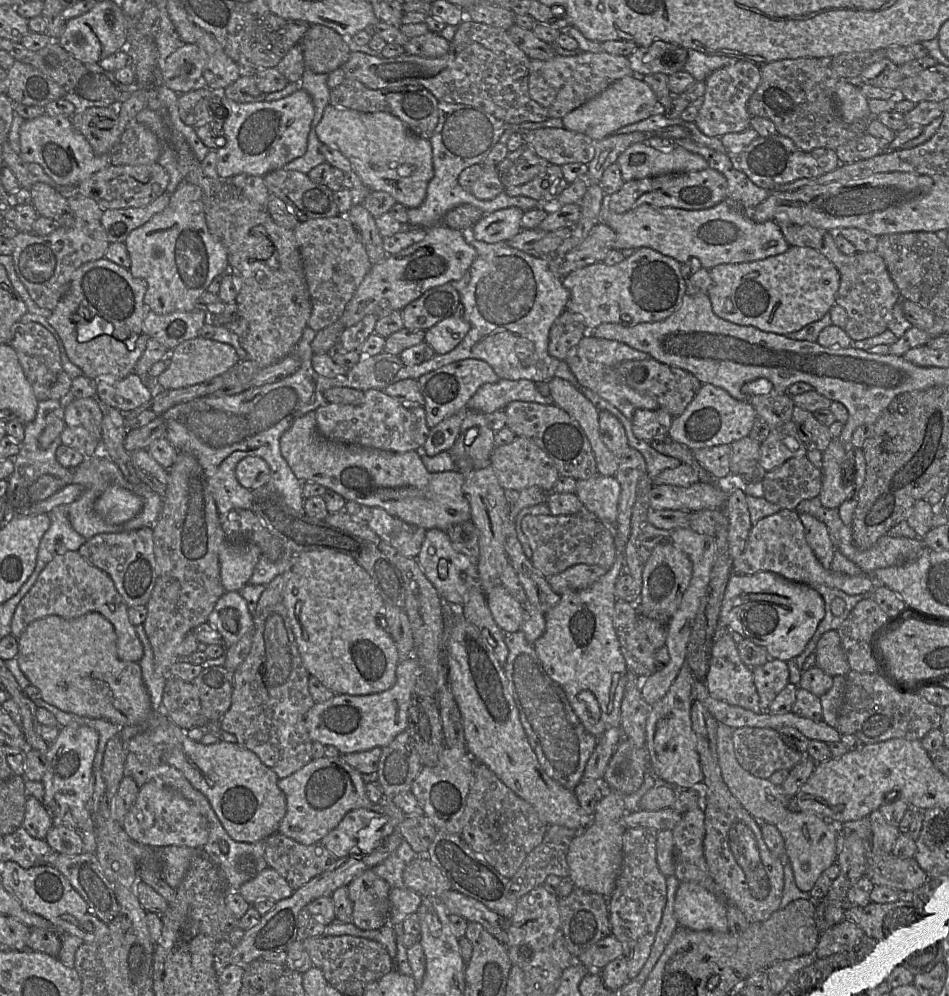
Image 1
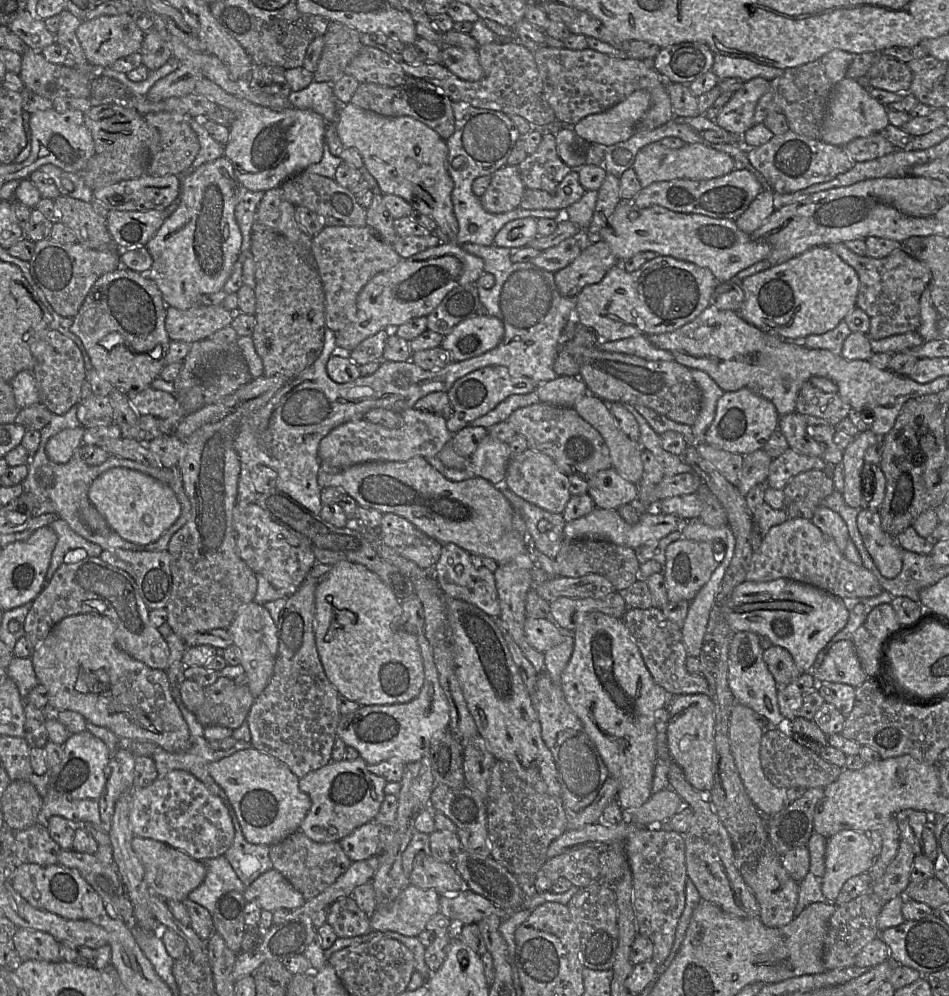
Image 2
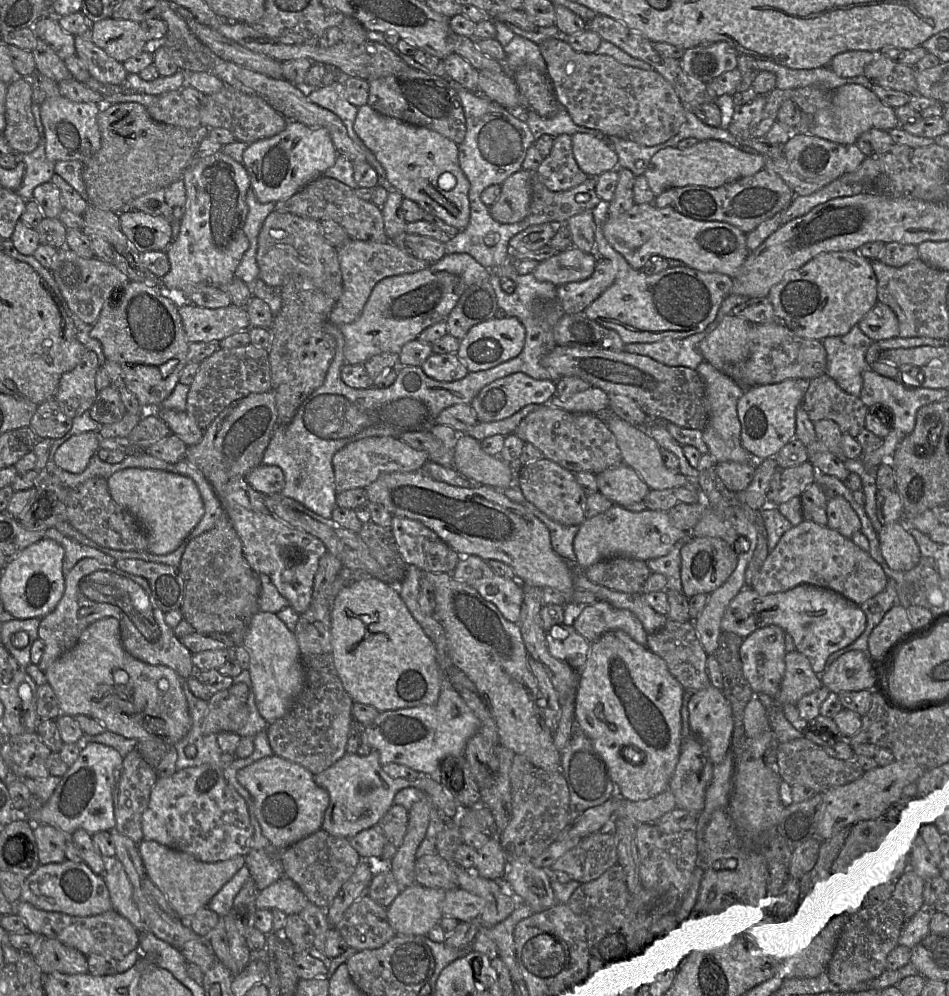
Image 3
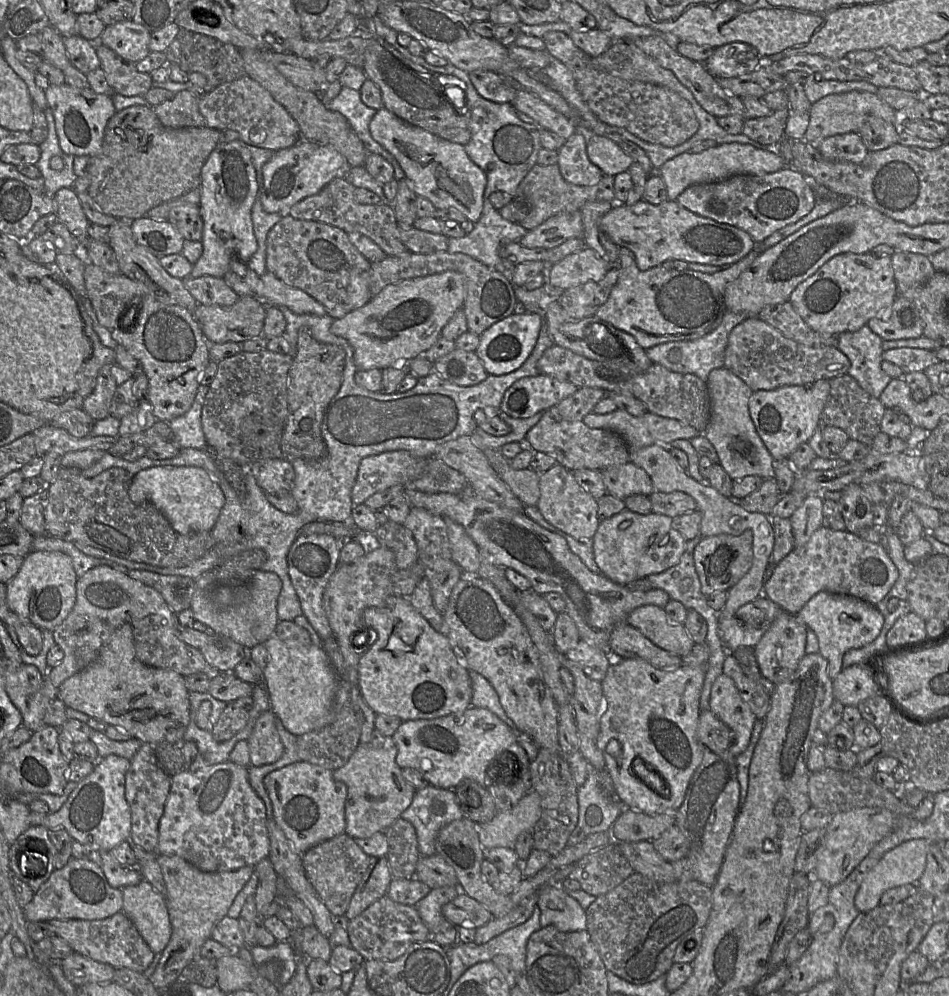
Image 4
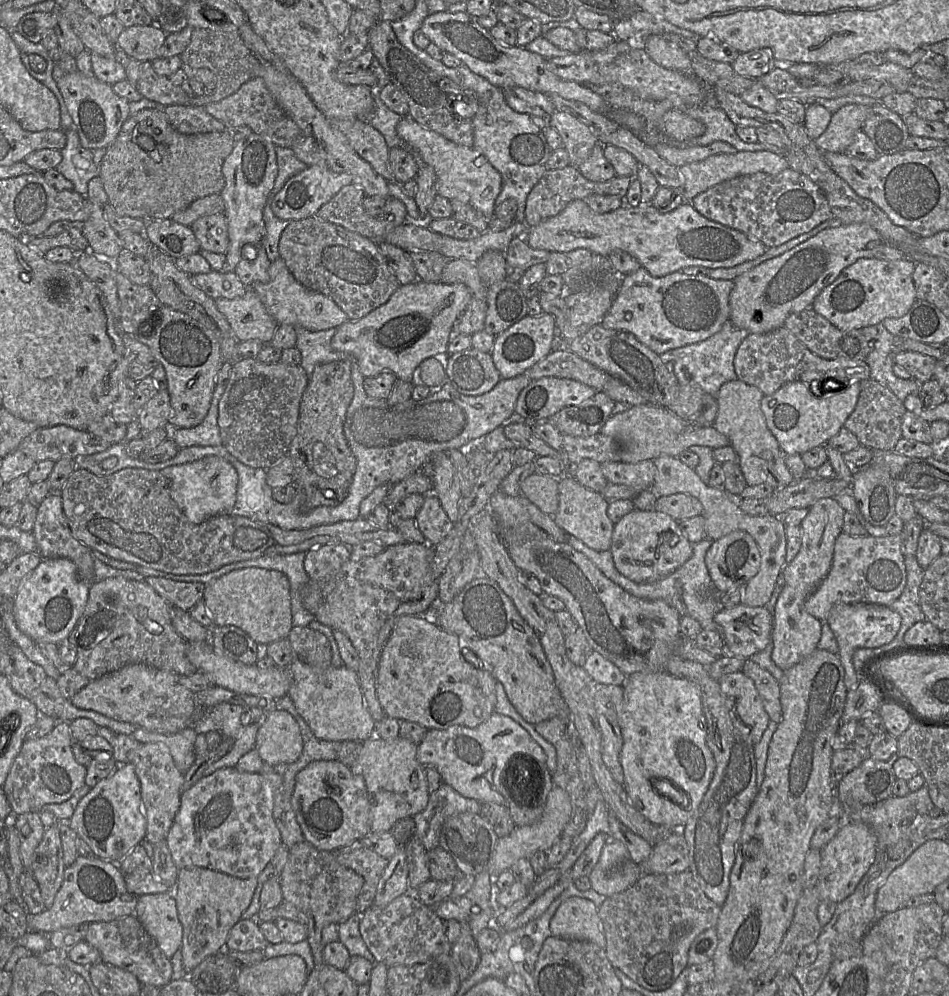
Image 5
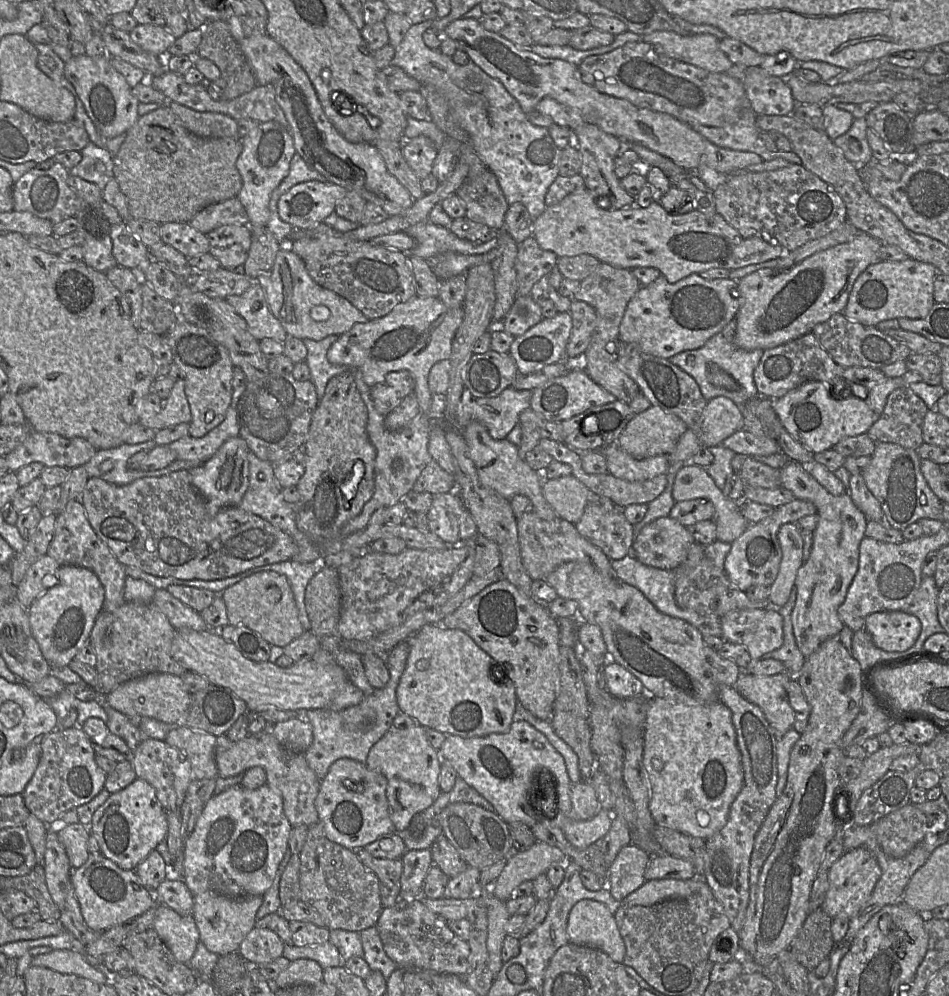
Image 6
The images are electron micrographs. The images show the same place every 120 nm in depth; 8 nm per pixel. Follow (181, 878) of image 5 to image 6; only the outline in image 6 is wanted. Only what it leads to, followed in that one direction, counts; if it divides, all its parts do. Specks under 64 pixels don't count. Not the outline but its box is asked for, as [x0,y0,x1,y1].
[191,891,262,956]

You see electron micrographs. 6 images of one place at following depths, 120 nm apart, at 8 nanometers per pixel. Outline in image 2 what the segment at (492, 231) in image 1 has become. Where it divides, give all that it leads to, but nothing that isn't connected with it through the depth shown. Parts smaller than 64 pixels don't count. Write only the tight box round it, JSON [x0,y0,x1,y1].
[493,217,538,248]

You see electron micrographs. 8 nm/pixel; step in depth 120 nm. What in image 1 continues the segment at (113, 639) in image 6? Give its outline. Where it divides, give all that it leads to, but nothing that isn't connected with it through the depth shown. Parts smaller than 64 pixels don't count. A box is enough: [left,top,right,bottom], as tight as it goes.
[11,551,144,662]

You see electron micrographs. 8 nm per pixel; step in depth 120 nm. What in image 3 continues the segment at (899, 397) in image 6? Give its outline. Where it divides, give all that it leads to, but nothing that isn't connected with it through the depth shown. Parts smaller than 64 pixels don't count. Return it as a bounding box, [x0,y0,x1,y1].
[802,374,872,437]

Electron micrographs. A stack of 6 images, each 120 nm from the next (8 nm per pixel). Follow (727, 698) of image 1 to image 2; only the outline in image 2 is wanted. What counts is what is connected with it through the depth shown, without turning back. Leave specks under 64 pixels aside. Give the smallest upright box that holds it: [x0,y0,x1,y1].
[728,632,787,728]

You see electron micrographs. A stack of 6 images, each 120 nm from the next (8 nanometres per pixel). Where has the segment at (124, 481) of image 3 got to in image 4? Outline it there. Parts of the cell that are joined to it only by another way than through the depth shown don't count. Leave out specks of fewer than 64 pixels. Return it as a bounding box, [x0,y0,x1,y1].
[128,466,225,535]

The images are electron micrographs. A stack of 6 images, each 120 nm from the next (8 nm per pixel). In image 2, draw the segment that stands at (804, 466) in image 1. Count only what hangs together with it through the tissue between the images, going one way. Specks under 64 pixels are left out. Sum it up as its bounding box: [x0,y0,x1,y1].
[783,469,834,520]

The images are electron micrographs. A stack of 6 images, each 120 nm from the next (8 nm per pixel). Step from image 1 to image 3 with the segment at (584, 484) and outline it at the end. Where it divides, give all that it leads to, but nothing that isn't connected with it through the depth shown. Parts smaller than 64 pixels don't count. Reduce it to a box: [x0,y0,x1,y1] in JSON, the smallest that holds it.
[597,463,650,505]

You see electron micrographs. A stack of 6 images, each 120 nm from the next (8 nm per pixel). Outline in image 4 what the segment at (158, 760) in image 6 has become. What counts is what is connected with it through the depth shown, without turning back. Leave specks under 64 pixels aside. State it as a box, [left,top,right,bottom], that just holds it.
[125,743,171,852]

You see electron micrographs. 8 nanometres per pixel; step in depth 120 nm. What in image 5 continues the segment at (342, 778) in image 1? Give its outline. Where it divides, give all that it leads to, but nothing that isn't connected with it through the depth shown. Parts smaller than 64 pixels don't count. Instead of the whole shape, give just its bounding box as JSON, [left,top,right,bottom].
[349,735,430,833]

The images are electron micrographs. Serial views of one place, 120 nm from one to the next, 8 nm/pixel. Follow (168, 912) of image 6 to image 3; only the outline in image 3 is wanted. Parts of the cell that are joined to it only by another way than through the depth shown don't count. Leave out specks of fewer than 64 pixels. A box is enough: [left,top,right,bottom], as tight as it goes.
[103,858,149,932]

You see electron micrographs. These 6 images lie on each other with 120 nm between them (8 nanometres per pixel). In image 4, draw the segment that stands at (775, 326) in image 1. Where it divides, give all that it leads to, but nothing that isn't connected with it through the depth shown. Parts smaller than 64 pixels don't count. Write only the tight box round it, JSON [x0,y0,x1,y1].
[788,252,898,335]

